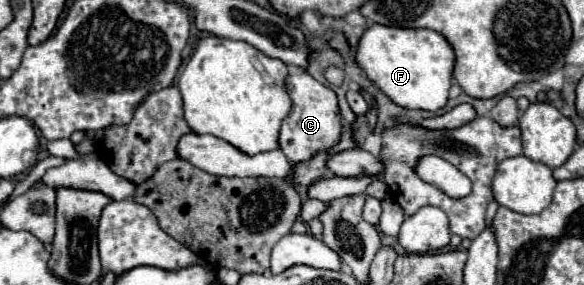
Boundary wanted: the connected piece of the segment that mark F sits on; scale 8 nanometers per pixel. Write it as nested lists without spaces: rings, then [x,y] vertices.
[[[374,23],[360,37],[356,63],[384,95],[404,109],[438,111],[448,101],[454,51],[450,43],[432,29],[402,29]]]

